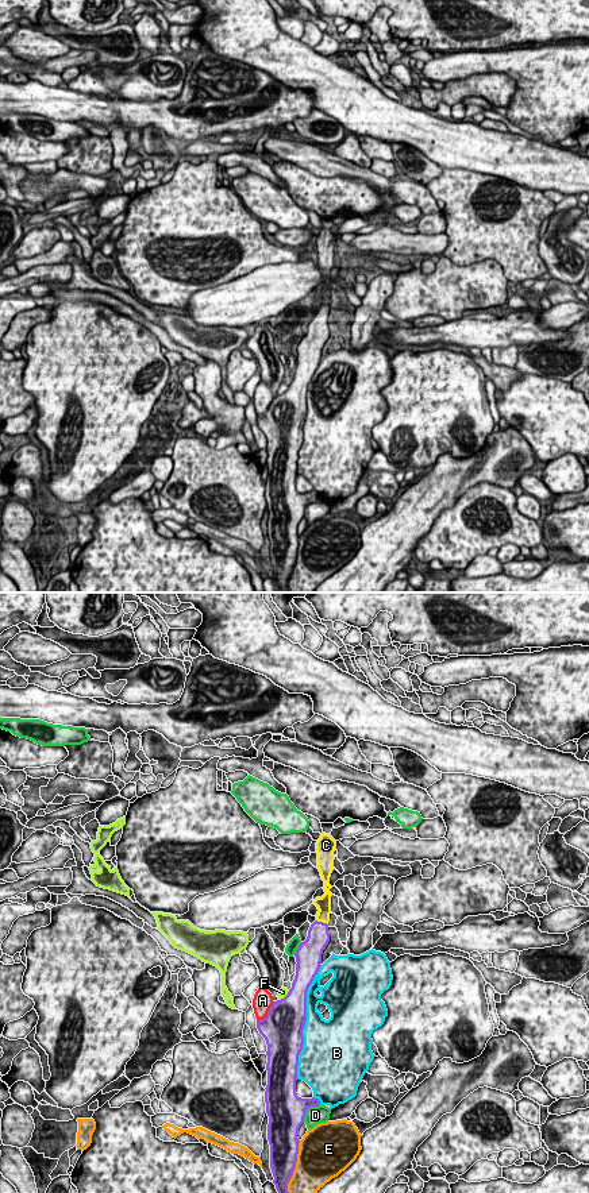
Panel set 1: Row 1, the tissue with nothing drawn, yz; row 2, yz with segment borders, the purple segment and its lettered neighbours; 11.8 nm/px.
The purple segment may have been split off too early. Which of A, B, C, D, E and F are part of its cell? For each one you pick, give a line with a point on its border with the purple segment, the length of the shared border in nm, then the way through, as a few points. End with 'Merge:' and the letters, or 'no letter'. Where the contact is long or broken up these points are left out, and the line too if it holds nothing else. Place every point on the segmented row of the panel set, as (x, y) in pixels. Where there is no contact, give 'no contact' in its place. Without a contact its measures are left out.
C: meets purple in yz at (322, 922); contact 140 nm long; runs through yz (318, 938), (322, 922), (323, 903)
Merge: C

